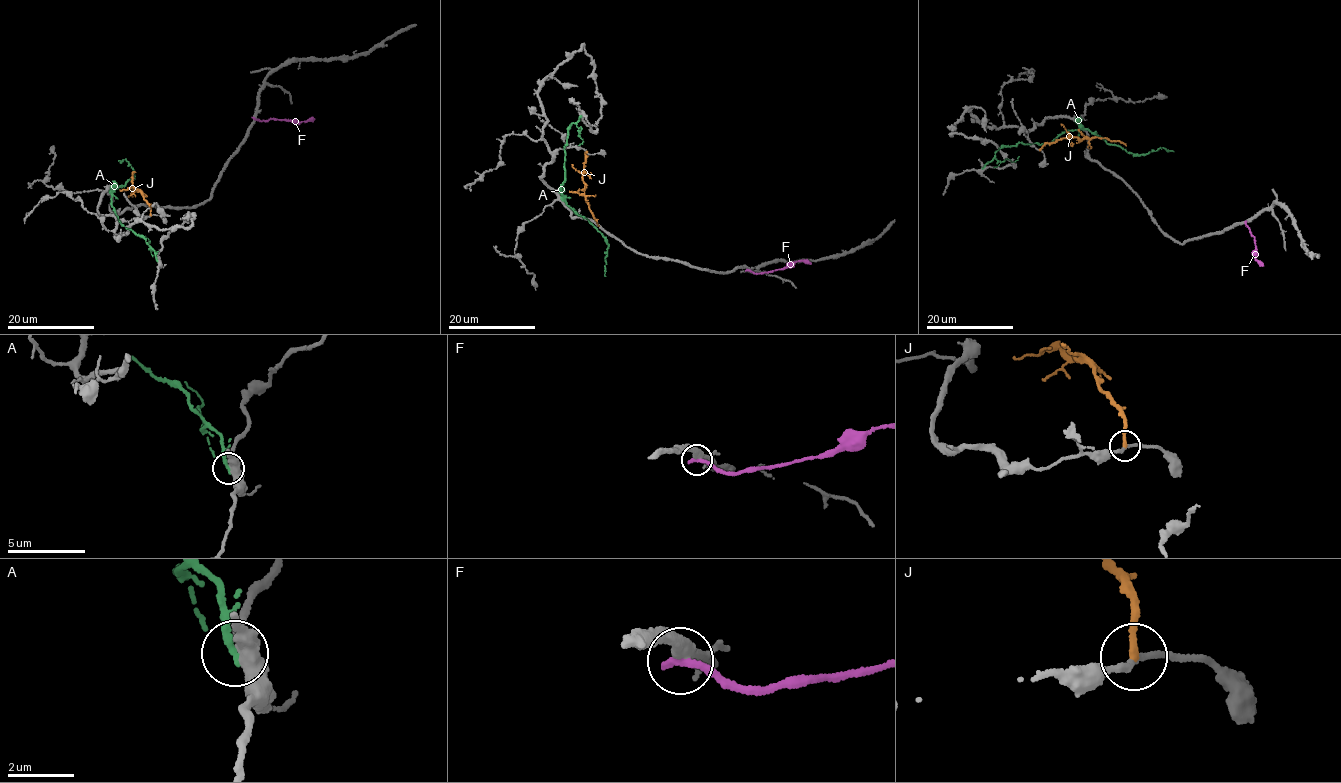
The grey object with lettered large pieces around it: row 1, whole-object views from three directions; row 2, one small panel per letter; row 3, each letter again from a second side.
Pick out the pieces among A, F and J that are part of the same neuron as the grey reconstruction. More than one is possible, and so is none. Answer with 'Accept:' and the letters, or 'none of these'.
Accept: none of these

